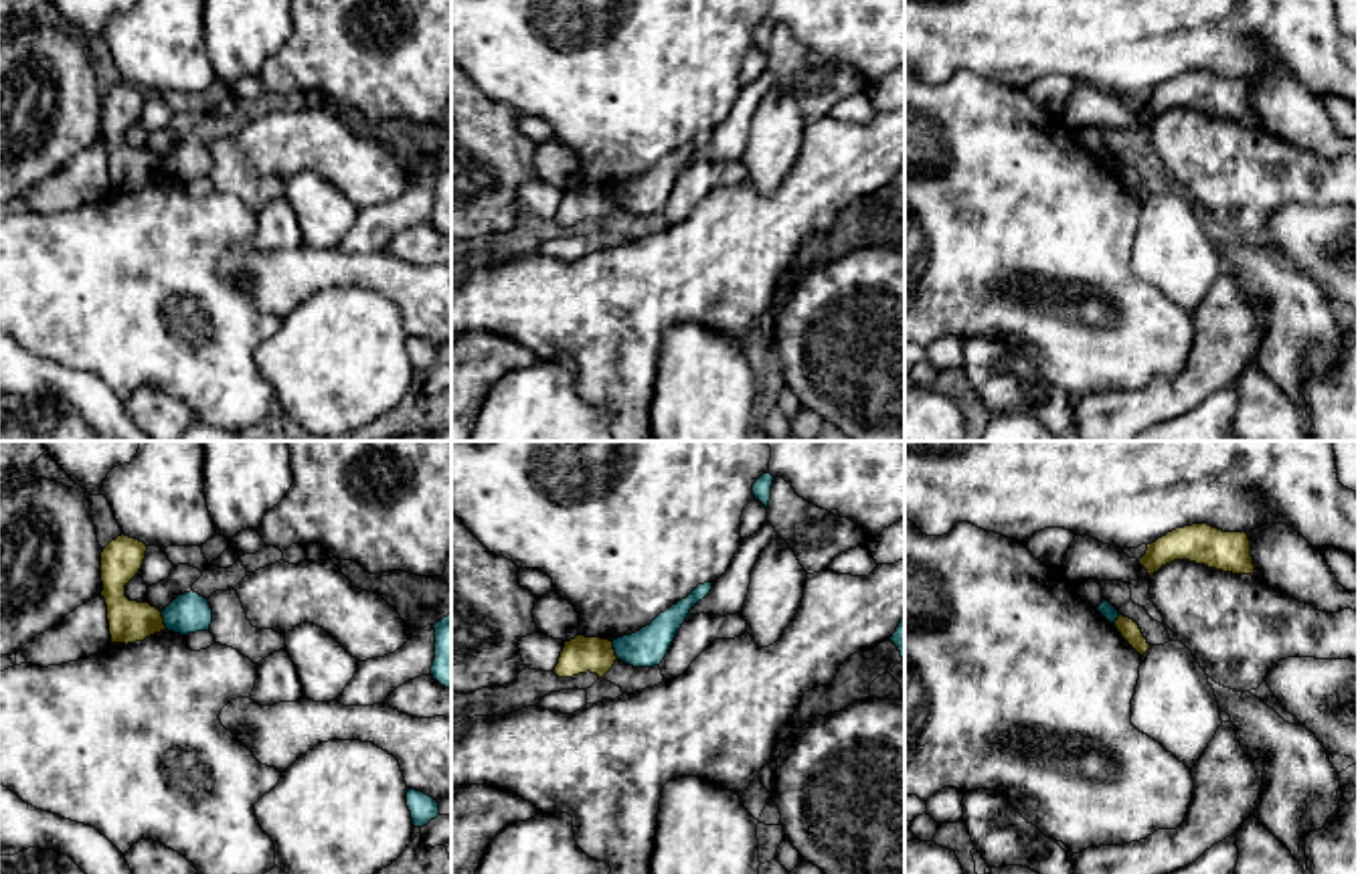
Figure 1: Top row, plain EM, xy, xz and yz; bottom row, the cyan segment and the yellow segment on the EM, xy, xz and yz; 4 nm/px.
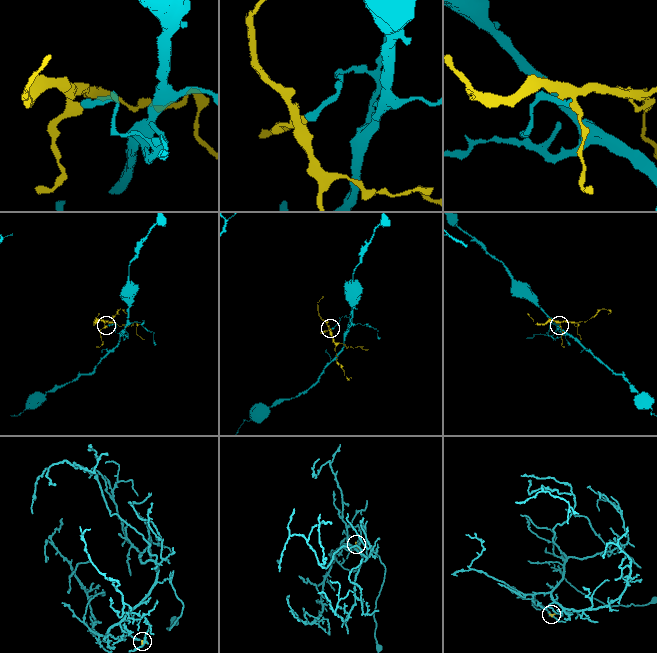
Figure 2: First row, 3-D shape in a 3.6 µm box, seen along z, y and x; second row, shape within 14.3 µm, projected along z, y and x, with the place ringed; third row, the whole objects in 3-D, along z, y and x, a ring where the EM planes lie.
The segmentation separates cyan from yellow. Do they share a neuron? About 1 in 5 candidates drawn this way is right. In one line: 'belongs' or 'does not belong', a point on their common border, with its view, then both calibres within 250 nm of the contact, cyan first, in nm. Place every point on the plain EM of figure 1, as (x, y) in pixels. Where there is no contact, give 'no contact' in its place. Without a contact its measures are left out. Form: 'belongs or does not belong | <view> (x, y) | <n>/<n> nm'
does not belong | xy (164, 168) | 160/170 nm

